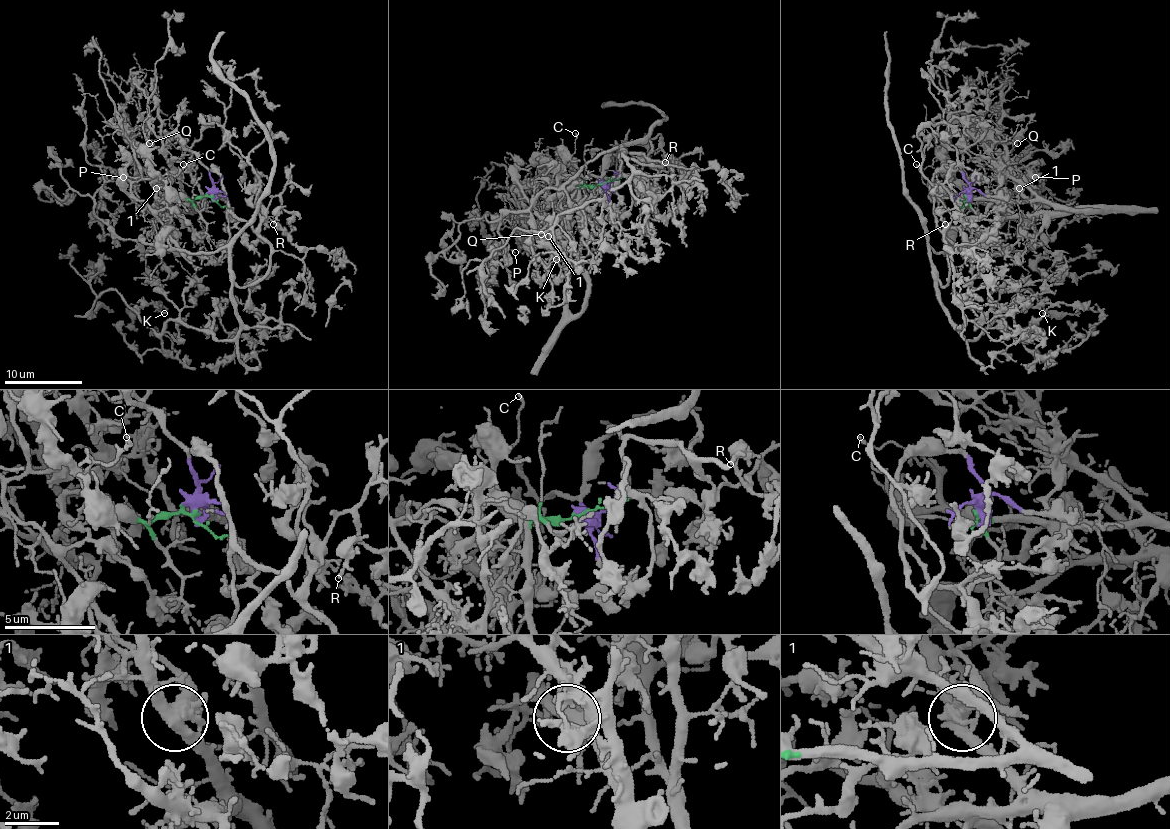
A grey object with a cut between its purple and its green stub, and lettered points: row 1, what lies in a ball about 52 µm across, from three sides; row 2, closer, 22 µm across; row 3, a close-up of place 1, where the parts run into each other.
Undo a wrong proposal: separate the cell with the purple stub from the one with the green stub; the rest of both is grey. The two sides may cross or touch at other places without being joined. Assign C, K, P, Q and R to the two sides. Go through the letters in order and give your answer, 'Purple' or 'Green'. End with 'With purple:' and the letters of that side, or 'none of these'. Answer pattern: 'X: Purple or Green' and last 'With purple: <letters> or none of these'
C: Green
K: Purple
P: Purple
Q: Green
R: Purple
With purple: K, P, R

